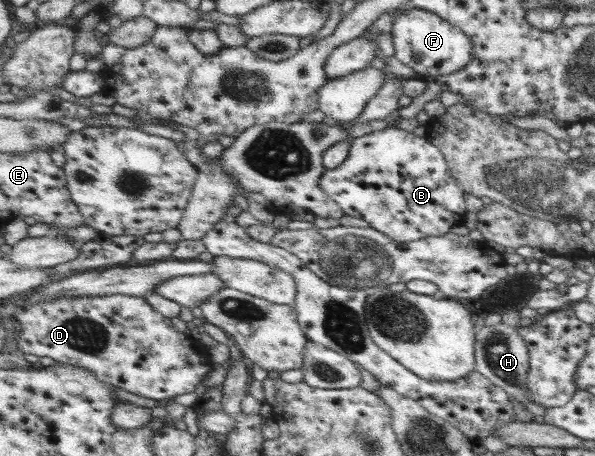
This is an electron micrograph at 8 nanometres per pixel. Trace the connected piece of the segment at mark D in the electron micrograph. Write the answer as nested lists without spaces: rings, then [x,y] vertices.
[[[74,295],[51,301],[30,303],[19,309],[16,319],[21,325],[17,346],[25,354],[50,357],[56,363],[69,364],[93,371],[101,383],[125,389],[155,401],[163,401],[195,392],[214,367],[209,350],[184,332],[177,331],[171,318],[165,317],[144,297],[132,295]]]

